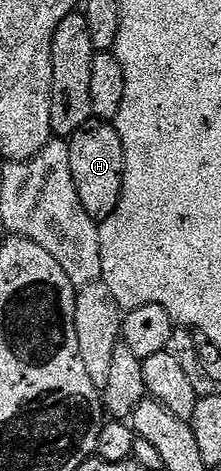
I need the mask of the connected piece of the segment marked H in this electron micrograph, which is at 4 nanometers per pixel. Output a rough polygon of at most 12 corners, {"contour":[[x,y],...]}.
{"contour":[[93,120],[68,142],[82,207],[99,224],[124,179],[115,125]]}

